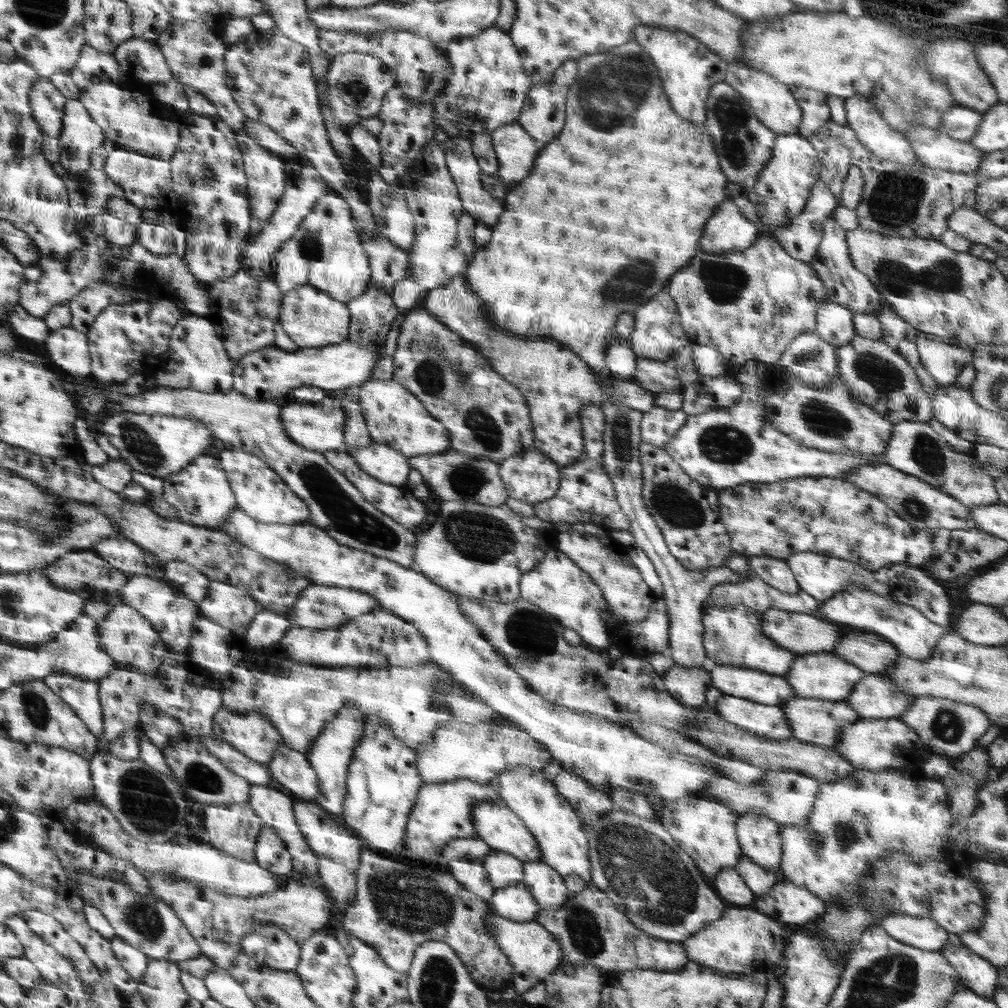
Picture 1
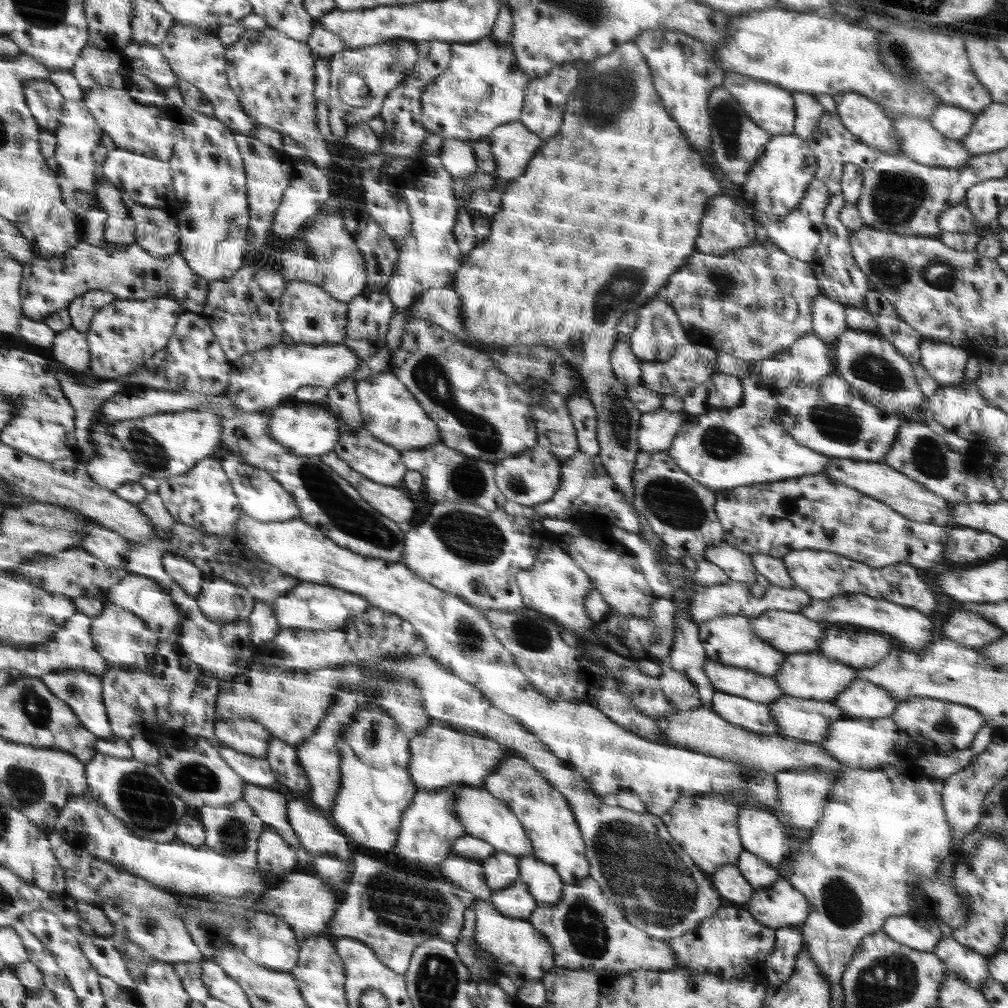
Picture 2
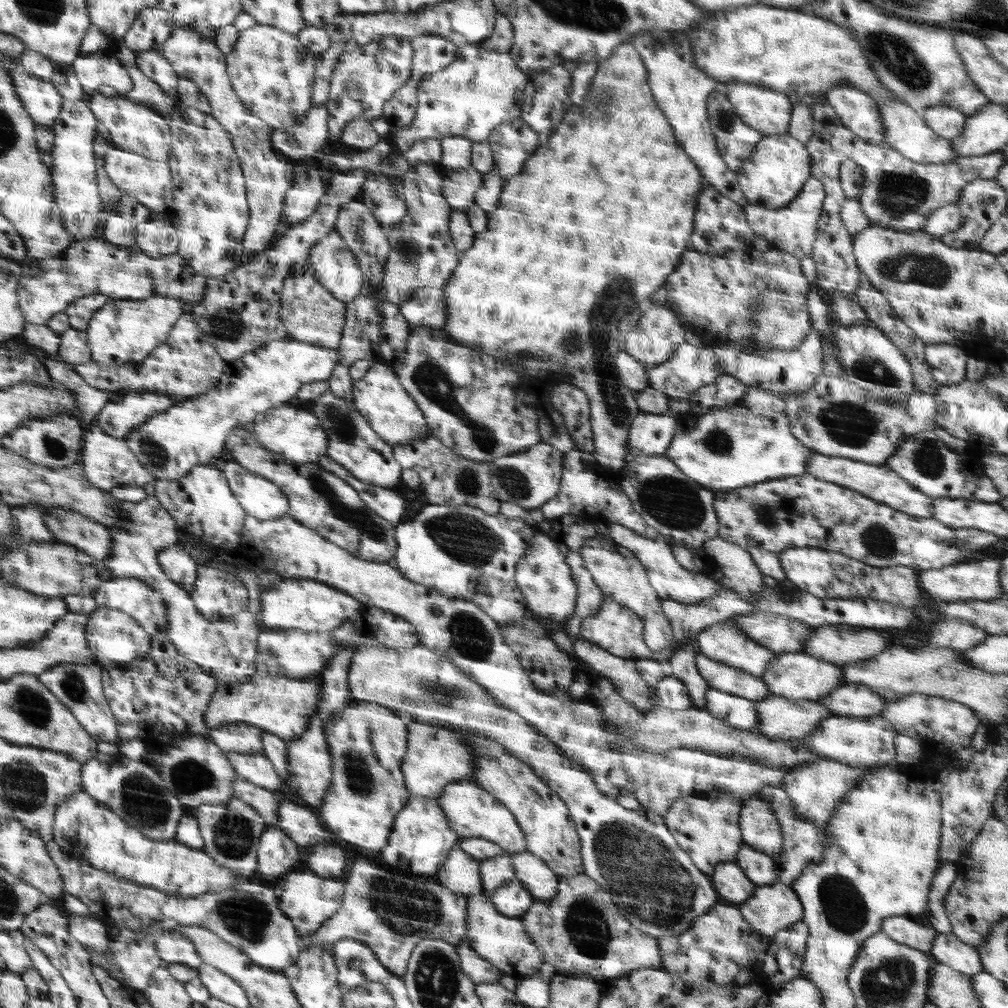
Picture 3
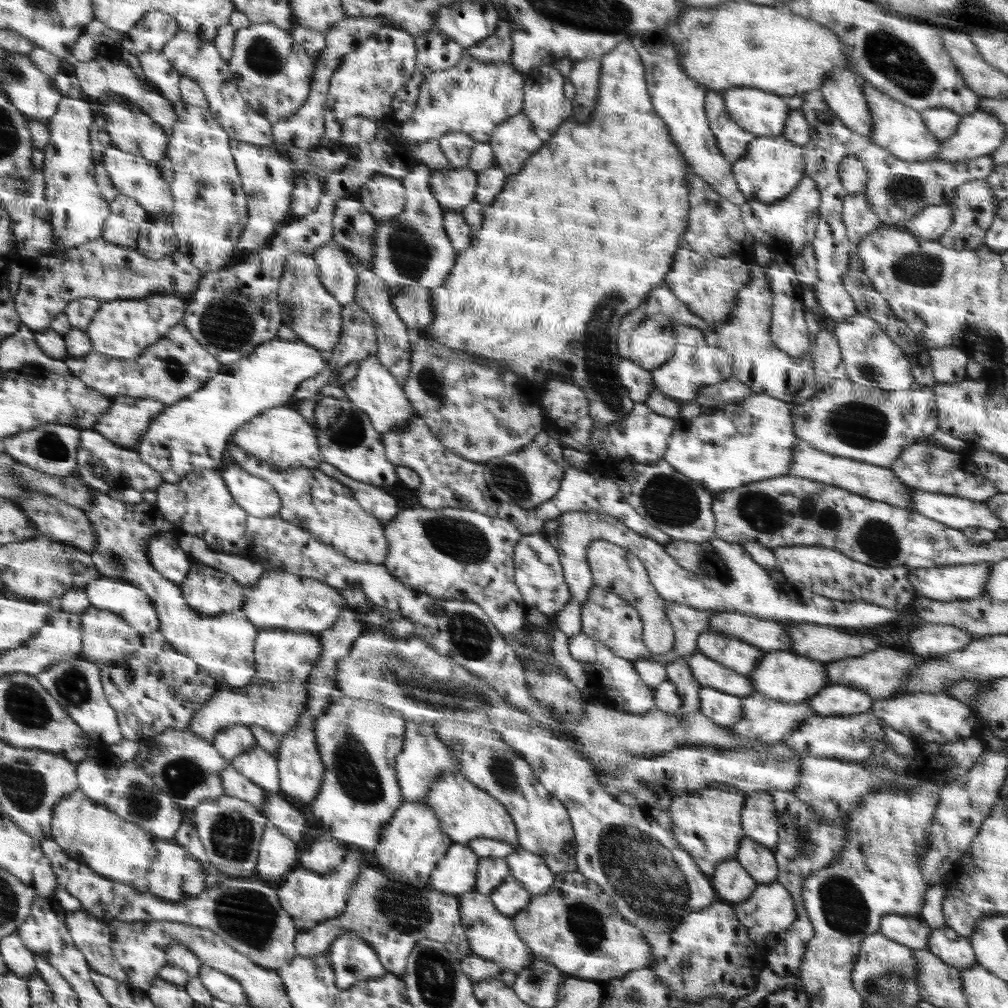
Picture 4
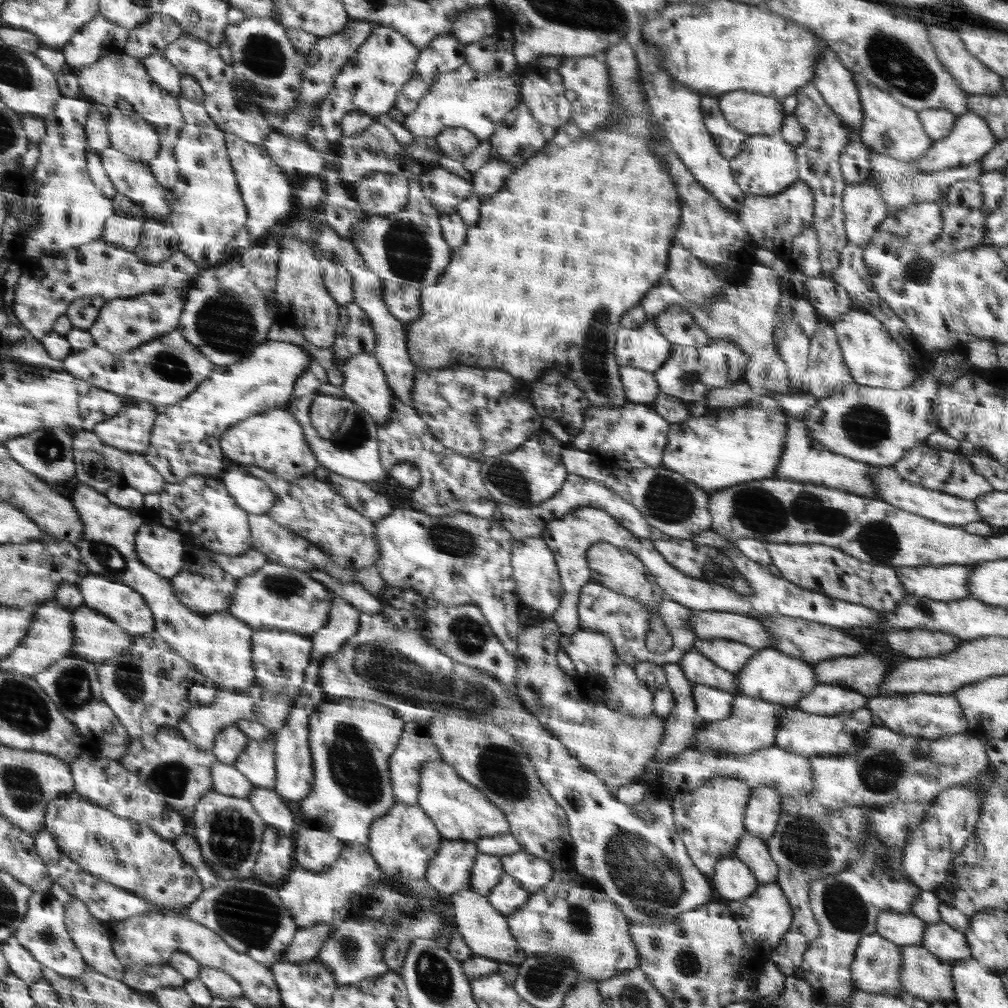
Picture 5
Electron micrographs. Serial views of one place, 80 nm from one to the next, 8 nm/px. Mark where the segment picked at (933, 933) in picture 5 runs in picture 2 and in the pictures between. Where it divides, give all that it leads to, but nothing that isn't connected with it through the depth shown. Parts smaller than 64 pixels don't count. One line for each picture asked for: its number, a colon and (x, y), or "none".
2: (972, 967)
3: (947, 949)
4: (949, 947)

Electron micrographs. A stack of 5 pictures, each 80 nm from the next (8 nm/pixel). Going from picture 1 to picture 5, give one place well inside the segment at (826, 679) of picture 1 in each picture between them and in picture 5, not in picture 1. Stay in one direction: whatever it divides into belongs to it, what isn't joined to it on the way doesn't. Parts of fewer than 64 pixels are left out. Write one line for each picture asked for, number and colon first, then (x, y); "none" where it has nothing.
2: (813, 676)
3: (798, 676)
4: (781, 675)
5: (771, 676)

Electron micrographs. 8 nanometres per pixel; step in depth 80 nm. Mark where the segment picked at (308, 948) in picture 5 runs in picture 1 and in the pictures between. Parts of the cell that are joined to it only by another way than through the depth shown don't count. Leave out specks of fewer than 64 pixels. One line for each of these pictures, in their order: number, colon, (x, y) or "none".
1: (396, 909)
2: (393, 912)
3: (392, 914)
4: (395, 916)

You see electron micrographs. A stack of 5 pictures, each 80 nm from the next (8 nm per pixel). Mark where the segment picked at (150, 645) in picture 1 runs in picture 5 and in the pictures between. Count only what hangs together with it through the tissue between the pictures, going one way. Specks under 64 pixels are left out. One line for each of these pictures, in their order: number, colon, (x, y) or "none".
2: (124, 638)
3: (112, 634)
4: (107, 636)
5: (97, 638)

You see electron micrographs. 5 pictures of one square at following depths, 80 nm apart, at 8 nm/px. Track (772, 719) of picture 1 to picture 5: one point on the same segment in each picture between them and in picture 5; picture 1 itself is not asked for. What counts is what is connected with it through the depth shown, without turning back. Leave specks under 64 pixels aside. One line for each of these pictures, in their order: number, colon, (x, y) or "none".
2: (756, 717)
3: (738, 712)
4: (723, 709)
5: (712, 704)

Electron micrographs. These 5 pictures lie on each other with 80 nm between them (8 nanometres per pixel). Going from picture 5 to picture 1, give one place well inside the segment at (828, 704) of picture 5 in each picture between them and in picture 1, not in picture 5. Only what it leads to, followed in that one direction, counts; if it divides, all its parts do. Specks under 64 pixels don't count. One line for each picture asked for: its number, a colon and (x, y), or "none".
1: (874, 697)
2: (861, 700)
3: (848, 700)
4: (837, 699)

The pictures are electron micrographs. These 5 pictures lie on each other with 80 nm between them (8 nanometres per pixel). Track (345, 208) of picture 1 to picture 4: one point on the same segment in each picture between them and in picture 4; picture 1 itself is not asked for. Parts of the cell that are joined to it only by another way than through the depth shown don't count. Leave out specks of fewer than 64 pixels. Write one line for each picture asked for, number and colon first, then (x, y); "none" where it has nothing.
2: (327, 255)
3: (332, 262)
4: (336, 270)

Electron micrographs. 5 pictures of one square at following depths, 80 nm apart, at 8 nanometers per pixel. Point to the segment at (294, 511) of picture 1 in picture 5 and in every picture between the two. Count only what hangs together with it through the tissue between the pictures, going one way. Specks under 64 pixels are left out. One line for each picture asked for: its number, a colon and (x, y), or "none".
2: (261, 496)
3: (260, 497)
4: (257, 496)
5: (253, 494)

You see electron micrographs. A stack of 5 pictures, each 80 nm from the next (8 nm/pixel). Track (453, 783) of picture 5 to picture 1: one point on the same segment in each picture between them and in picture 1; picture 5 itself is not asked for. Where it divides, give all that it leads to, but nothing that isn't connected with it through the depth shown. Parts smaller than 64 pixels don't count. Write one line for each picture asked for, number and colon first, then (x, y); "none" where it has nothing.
1: (495, 824)
2: (484, 816)
3: (472, 812)
4: (465, 812)

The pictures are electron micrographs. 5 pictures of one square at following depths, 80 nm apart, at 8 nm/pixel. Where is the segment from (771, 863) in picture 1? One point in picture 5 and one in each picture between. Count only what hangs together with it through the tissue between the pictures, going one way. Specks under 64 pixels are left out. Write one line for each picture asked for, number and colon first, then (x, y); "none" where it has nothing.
2: (761, 833)
3: (760, 829)
4: (759, 822)
5: (761, 815)

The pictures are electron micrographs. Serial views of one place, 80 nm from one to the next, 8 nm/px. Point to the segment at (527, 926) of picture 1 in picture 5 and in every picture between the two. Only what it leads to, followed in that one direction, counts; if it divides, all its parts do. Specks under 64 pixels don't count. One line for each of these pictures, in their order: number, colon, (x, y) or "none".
2: (525, 955)
3: (502, 940)
4: (493, 935)
5: (483, 928)

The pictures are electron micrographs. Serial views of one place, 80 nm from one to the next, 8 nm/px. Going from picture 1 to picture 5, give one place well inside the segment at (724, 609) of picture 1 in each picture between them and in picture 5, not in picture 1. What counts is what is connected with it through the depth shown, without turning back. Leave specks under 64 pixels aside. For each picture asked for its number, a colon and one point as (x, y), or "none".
2: (728, 639)
3: (724, 642)
4: (735, 654)
5: (731, 655)

